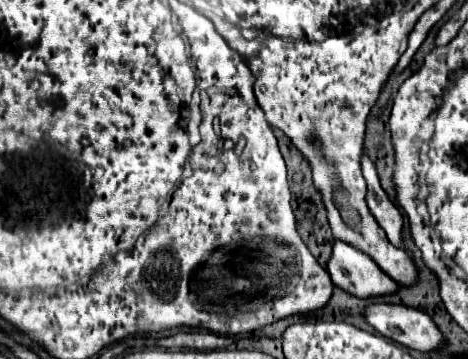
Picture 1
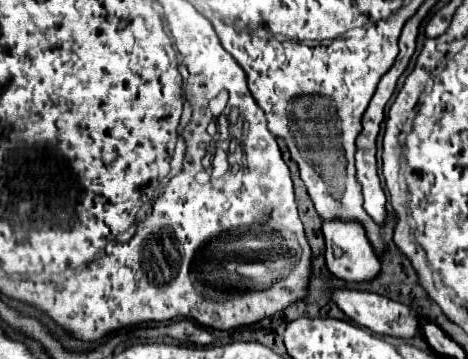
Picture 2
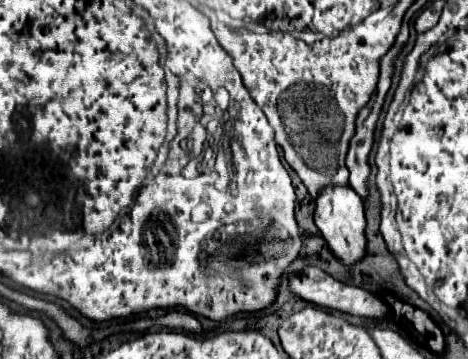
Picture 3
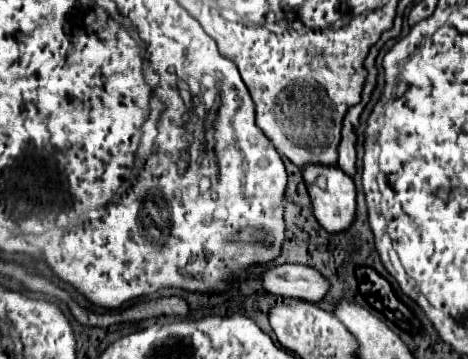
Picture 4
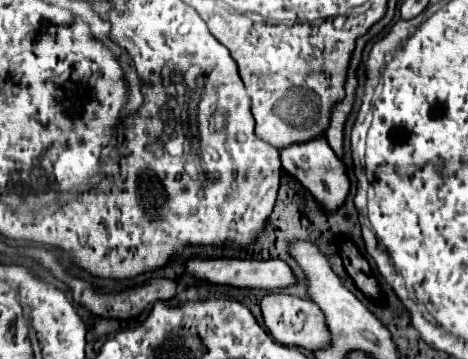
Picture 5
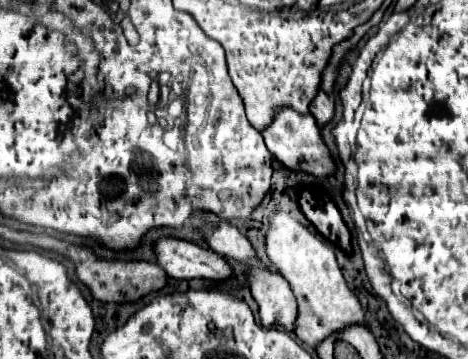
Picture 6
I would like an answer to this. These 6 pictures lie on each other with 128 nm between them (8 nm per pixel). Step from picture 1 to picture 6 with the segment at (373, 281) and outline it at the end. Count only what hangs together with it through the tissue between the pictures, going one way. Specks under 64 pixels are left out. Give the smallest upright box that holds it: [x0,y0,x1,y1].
[260,106,334,176]

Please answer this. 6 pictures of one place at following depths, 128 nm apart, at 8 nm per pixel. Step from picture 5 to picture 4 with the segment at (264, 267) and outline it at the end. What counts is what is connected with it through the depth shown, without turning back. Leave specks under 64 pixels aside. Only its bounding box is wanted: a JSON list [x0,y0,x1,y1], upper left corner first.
[260,264,328,302]

